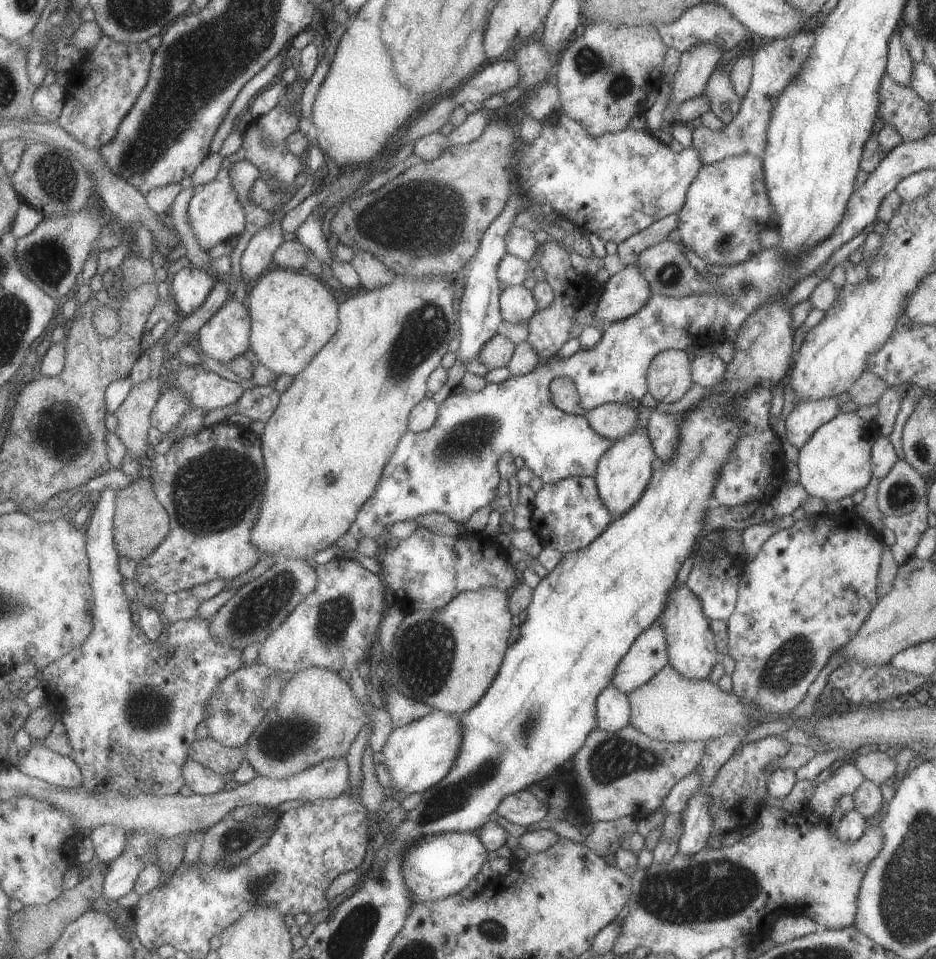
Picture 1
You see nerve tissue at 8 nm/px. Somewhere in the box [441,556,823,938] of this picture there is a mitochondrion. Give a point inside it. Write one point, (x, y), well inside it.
(712, 890)

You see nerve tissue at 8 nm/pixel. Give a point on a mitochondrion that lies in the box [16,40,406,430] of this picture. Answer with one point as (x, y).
(47, 258)

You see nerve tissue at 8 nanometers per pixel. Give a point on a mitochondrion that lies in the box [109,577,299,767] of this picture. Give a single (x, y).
(151, 711)

